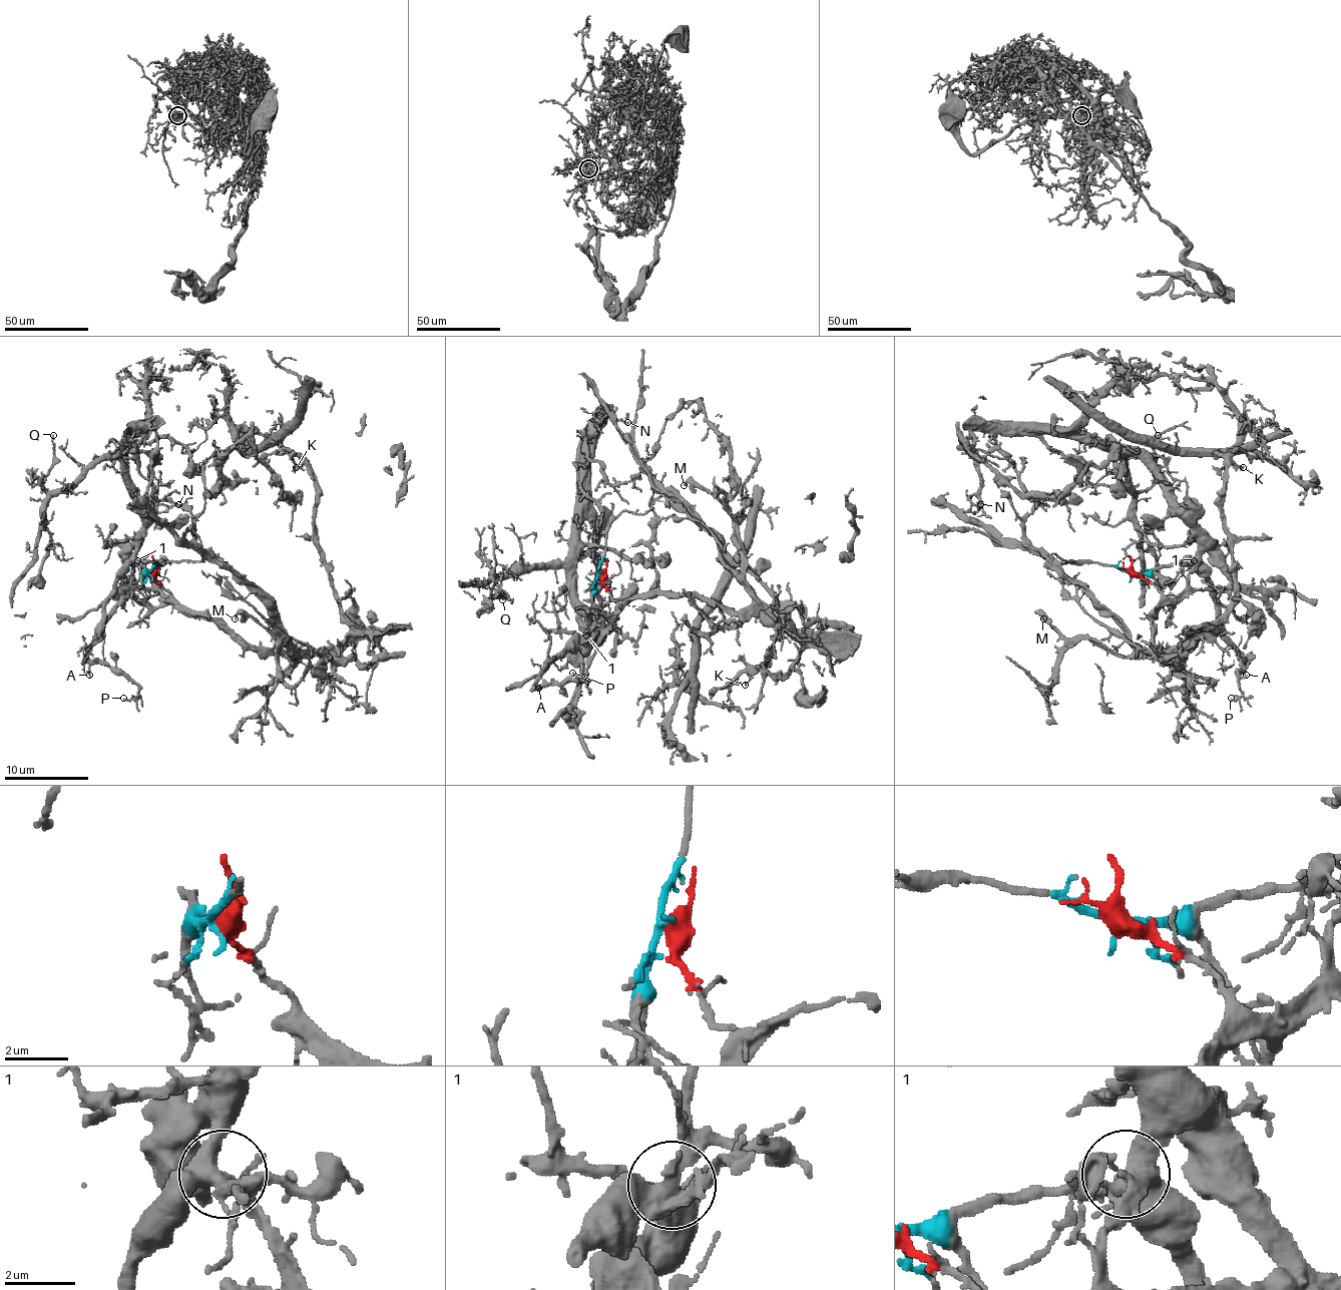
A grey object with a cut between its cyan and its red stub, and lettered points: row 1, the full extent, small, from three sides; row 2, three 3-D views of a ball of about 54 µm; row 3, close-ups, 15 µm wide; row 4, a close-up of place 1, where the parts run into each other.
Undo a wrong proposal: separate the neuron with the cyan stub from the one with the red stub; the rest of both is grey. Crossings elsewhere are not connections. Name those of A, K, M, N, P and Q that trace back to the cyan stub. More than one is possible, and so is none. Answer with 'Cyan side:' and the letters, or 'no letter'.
Cyan side: A, N, P, Q

